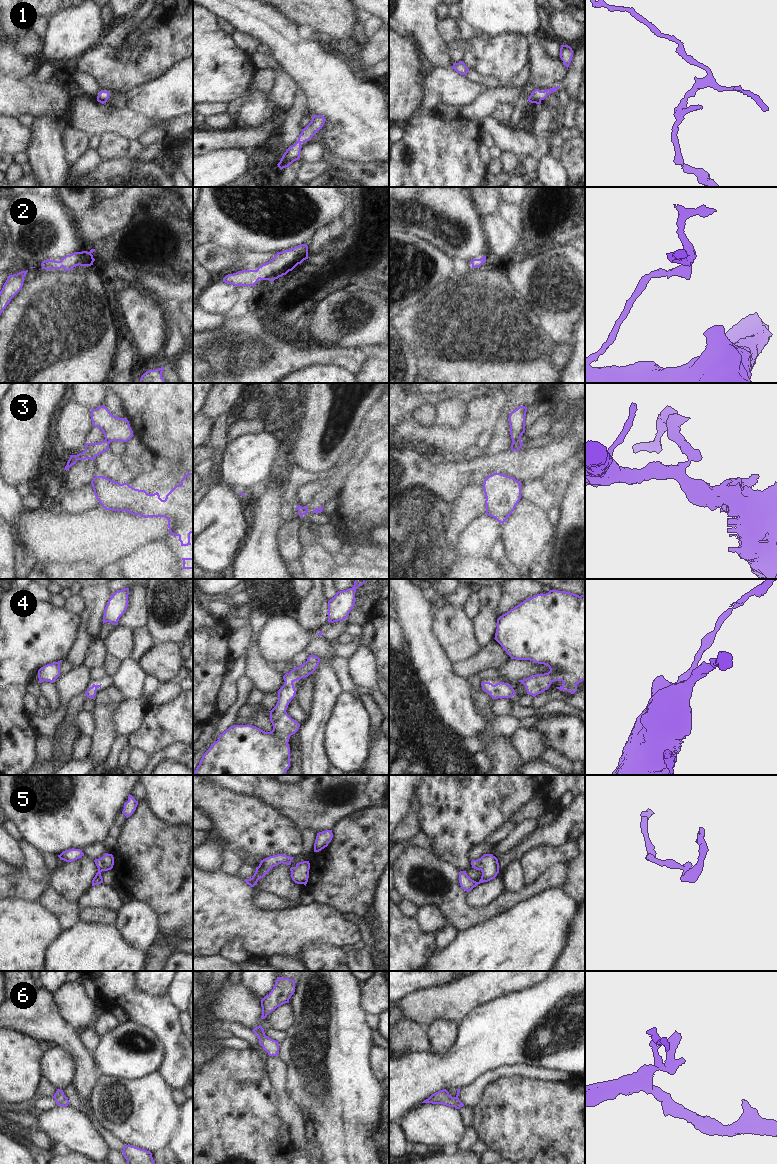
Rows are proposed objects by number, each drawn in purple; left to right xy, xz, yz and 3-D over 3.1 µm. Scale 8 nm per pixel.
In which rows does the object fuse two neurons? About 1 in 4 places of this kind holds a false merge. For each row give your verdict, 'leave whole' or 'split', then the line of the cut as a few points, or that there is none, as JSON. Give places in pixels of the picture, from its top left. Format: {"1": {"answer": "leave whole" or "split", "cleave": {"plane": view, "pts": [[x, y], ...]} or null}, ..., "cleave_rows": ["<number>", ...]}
{"1": {"answer": "leave whole", "cleave": null}, "2": {"answer": "leave whole", "cleave": null}, "3": {"answer": "split", "cleave": {"plane": "yz", "pts": [[520, 440], [513, 442]]}}, "4": {"answer": "leave whole", "cleave": null}, "5": {"answer": "leave whole", "cleave": null}, "6": {"answer": "leave whole", "cleave": null}, "cleave_rows": ["3"]}

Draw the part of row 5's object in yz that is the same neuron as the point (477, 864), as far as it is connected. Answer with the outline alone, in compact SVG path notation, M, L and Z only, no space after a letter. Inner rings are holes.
M484 854L480 859L471 861L472 868L480 870L482 876L479 882L472 880L466 871L459 872L459 883L462 889L469 892L478 884L494 879L499 873L498 859L493 854Z

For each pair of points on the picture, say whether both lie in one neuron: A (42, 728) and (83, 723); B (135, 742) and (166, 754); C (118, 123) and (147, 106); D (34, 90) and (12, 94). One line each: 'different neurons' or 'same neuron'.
A: different neurons
B: different neurons
C: different neurons
D: same neuron

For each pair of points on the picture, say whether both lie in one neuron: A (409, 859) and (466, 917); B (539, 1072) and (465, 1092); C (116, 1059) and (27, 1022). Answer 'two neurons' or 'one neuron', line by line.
A: one neuron
B: one neuron
C: two neurons

